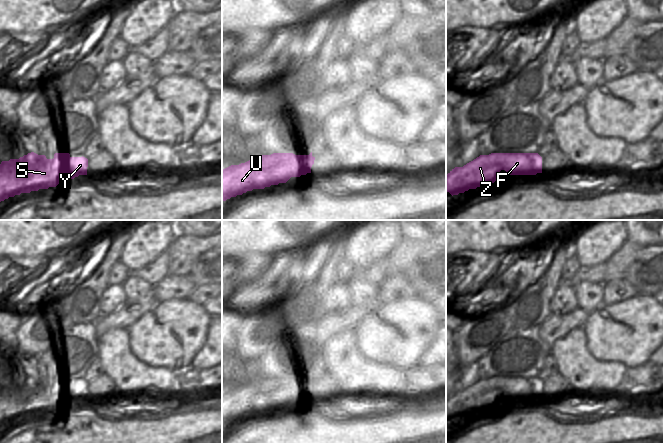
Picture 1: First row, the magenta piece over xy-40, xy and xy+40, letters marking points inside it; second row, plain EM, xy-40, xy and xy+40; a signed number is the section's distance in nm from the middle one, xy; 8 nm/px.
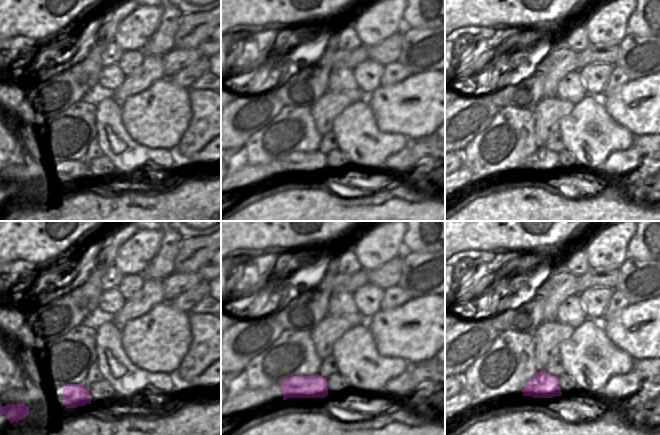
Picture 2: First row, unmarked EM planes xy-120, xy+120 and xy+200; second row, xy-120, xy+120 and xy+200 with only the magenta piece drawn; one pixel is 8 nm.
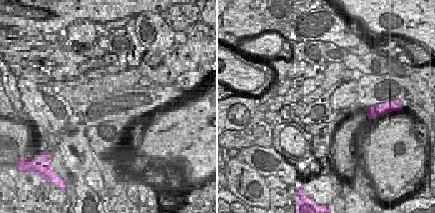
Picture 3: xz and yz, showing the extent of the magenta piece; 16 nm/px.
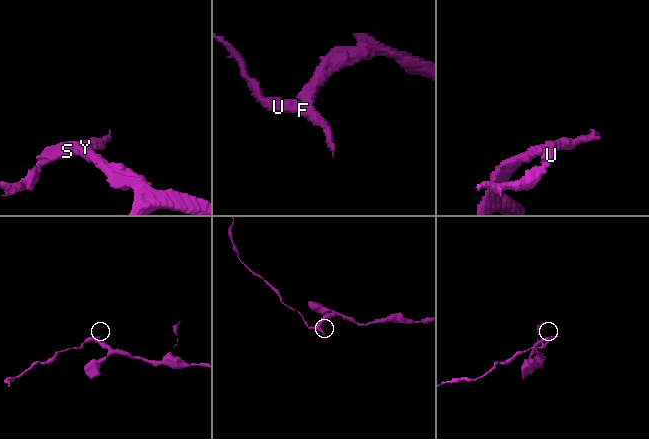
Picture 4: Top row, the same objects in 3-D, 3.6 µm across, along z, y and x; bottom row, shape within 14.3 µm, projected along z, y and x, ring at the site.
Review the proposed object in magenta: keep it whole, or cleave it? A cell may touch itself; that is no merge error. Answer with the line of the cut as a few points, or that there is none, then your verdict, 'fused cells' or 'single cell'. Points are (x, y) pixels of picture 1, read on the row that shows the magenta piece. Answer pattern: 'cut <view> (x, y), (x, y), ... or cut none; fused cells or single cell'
cut xy-40 (70, 157), (70, 168), (66, 173), (66, 177); fused cells

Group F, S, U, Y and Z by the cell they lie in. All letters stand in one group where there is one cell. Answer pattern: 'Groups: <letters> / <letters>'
Groups: F S U Z / Y

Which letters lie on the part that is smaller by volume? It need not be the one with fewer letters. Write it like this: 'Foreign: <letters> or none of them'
Foreign: F, S, U, Z

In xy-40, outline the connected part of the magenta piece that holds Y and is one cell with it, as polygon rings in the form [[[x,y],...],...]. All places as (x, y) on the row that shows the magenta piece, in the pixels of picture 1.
[[[70,157],[70,169],[66,173],[68,179],[79,175],[87,175],[88,159],[85,157]]]

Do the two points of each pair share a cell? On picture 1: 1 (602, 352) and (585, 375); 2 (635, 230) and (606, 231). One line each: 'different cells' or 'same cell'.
1: different cells
2: different cells

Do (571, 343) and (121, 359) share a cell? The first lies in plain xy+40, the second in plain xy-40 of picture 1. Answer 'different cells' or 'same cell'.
same cell

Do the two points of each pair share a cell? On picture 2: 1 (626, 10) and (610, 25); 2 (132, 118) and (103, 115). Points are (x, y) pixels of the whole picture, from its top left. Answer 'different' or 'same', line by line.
1: same
2: different

